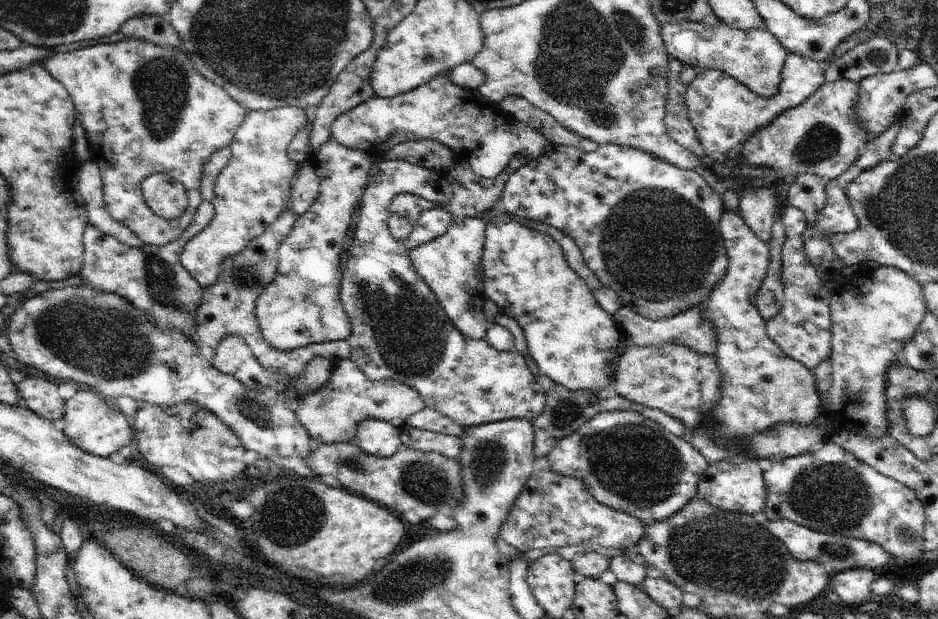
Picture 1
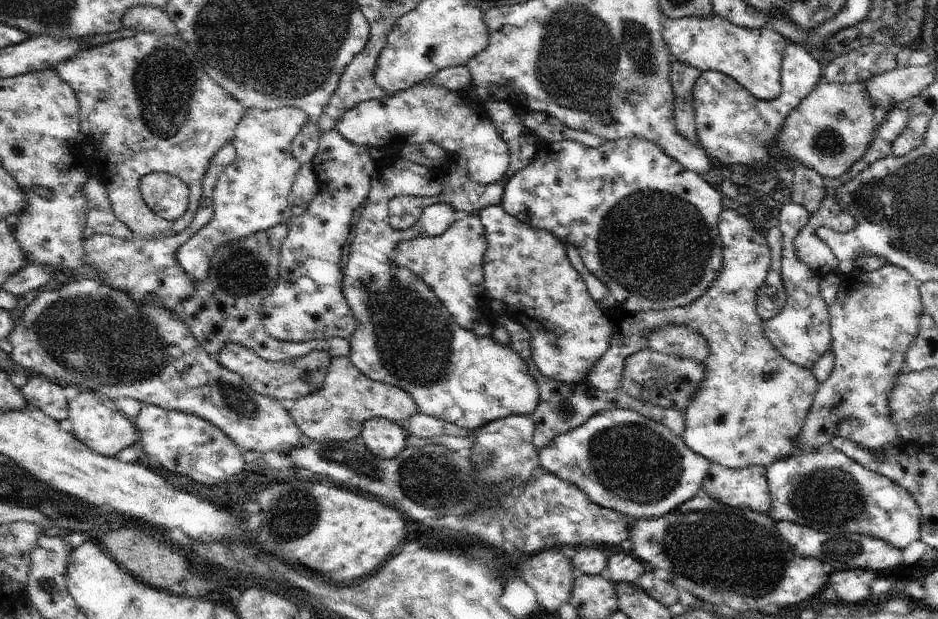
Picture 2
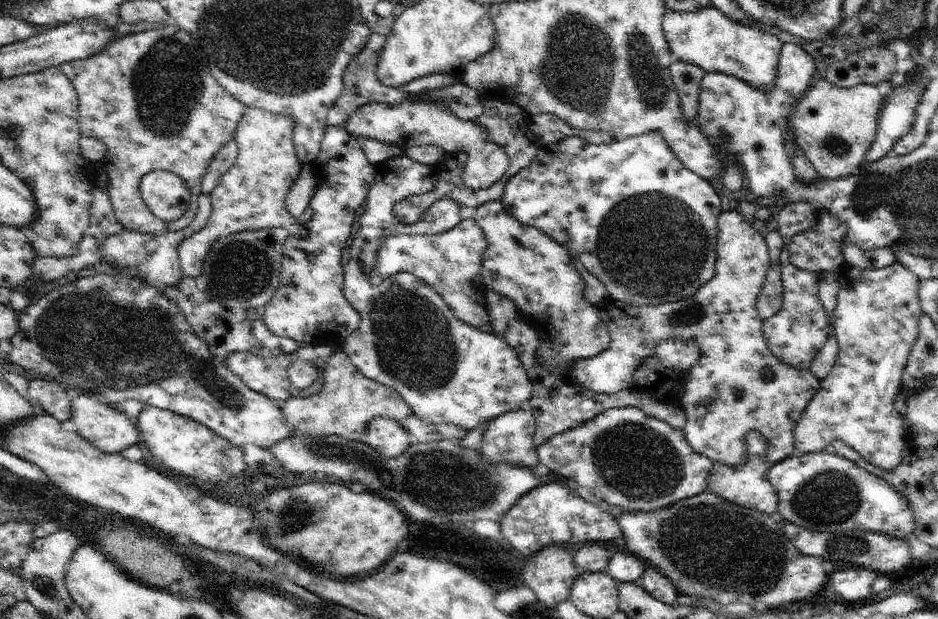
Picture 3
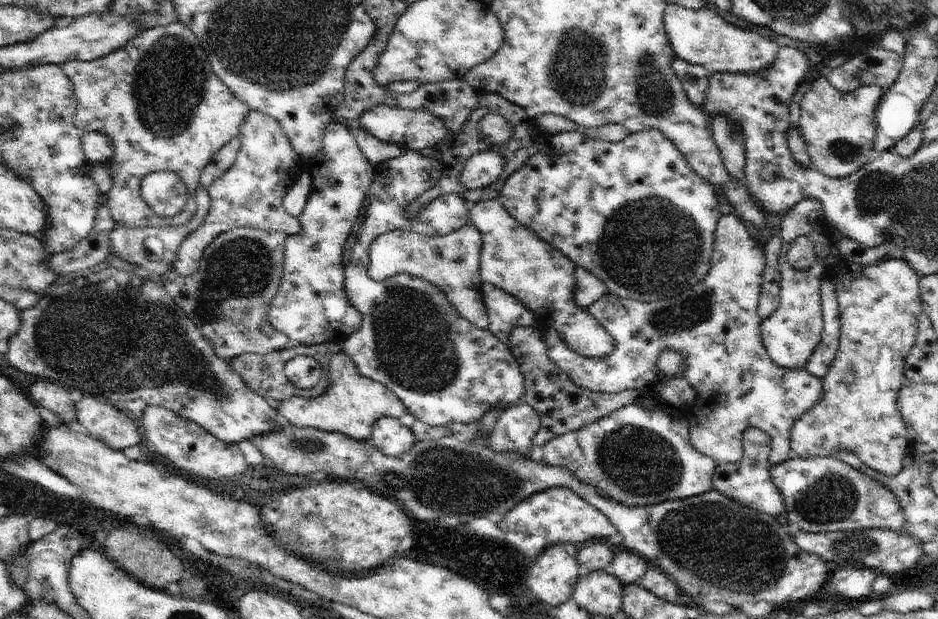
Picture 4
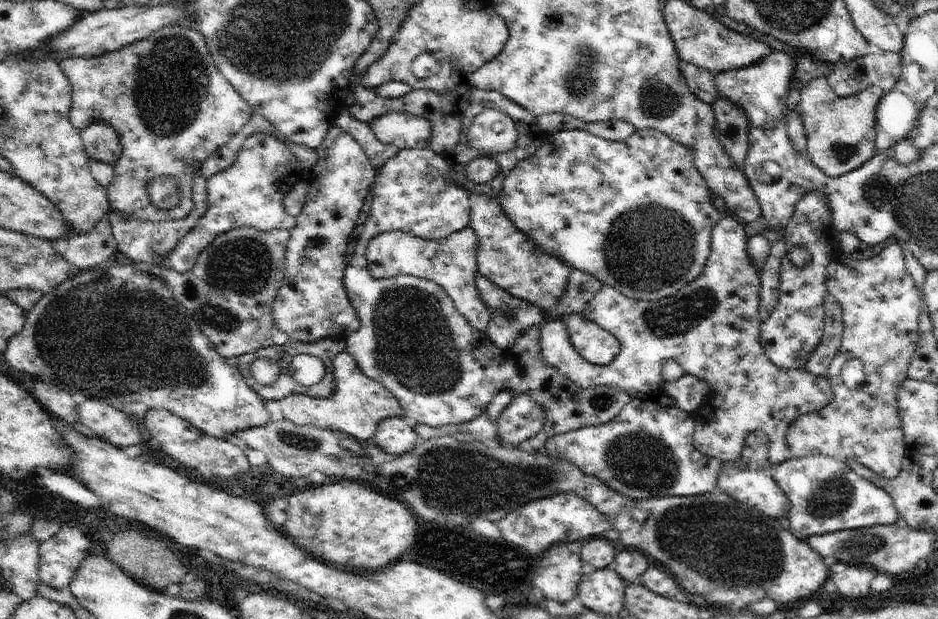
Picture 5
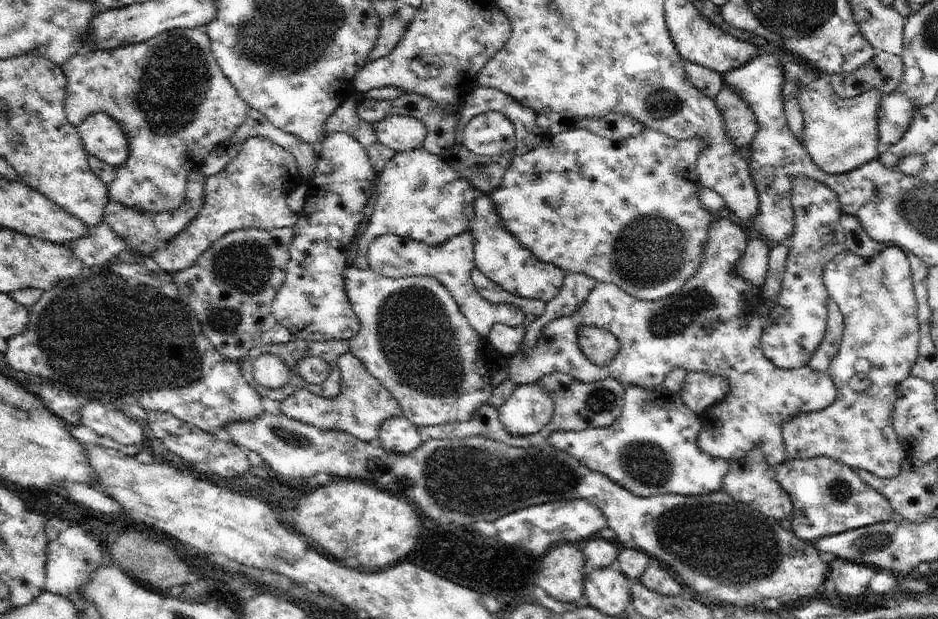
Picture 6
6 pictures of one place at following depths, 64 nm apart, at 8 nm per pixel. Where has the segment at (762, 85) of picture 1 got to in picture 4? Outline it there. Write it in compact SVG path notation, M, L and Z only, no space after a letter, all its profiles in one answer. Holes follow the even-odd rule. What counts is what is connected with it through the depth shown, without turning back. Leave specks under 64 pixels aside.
M667 2L663 16L665 34L669 38L675 60L685 60L693 66L701 66L713 74L745 74L745 76L761 76L769 70L777 58L779 46L775 40L763 38L757 32L743 30L725 22L715 10L687 10L681 6L673 6Z

